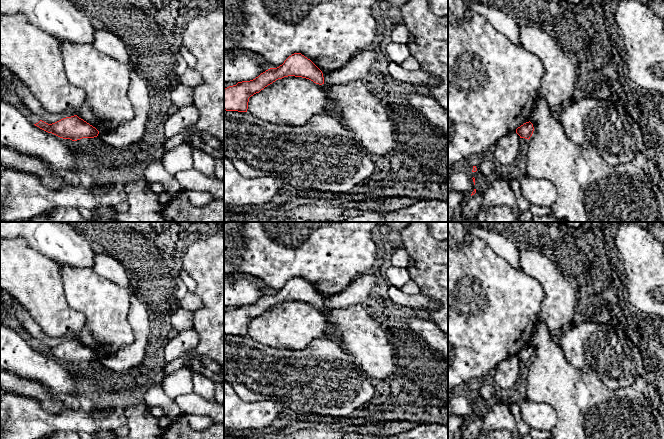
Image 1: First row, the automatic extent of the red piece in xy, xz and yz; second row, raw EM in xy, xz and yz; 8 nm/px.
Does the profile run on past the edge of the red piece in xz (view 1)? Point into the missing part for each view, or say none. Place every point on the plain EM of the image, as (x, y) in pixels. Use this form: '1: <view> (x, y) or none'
1: none

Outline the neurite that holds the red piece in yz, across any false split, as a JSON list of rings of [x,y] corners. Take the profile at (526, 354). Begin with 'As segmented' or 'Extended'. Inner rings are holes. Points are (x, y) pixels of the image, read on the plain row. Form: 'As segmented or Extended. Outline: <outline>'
As segmented. Outline: [[[529,345],[521,349],[516,353],[516,357],[520,360],[520,362],[530,363],[534,355],[533,348]]]

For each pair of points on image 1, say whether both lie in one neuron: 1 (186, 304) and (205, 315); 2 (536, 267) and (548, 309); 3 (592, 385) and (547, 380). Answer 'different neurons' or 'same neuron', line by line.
1: different neurons
2: same neuron
3: same neuron

